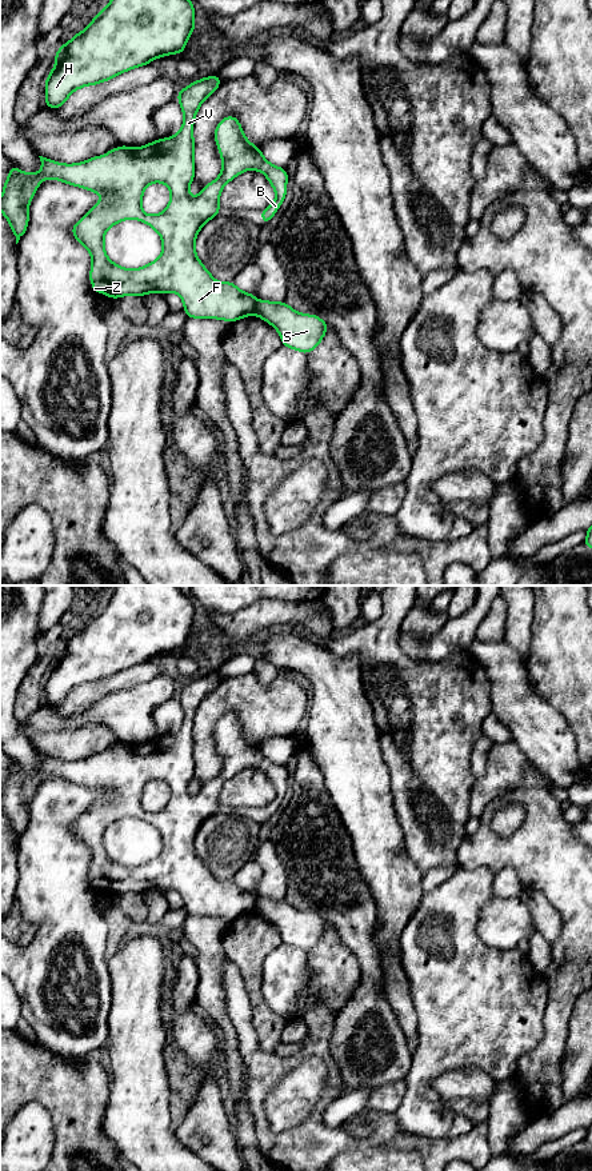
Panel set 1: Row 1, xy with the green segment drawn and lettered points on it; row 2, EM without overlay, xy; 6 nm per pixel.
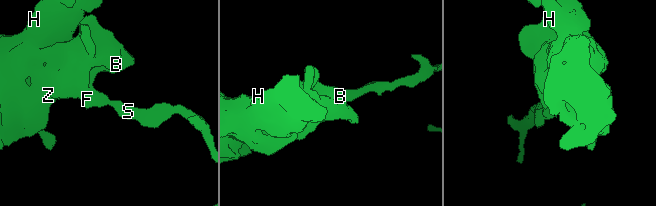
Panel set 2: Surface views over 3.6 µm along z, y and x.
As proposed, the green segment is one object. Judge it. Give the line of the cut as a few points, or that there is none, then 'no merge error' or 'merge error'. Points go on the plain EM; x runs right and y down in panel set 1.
cut in xy along (258, 899), (254, 911); merge error

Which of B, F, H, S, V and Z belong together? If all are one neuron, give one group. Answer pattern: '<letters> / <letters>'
B F H V Z / S

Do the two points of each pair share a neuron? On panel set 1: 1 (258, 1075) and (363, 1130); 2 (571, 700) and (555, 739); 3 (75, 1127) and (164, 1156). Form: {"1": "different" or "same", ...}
{"1": "different", "2": "different", "3": "different"}

